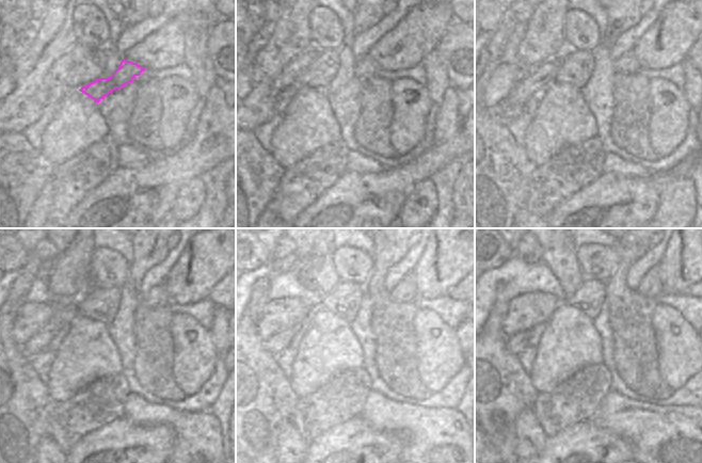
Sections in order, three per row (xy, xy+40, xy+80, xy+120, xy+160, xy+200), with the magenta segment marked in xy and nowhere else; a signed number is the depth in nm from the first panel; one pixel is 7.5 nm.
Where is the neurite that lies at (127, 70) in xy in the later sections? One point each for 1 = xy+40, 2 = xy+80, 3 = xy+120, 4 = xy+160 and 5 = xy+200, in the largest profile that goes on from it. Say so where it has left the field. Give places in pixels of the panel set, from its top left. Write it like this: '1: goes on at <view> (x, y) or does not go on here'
1: goes on at xy+40 (367, 67)
2: goes on at xy+80 (627, 62)
3: goes on at xy+120 (157, 297)
4: goes on at xy+160 (405, 291)
5: goes on at xy+200 (651, 286)

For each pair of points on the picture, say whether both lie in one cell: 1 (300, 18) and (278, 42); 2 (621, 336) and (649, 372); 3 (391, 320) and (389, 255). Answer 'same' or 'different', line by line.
1: same
2: same
3: same

